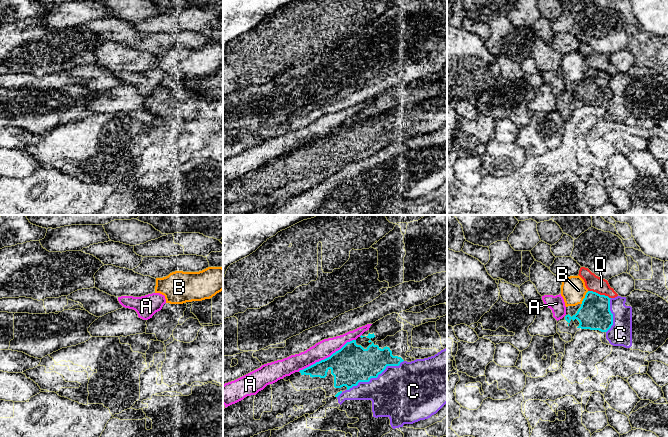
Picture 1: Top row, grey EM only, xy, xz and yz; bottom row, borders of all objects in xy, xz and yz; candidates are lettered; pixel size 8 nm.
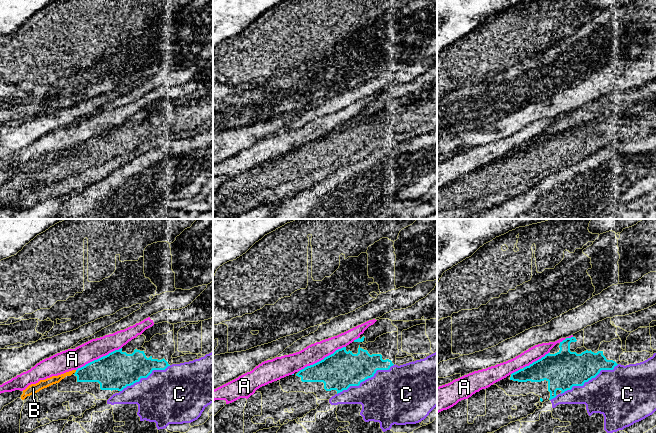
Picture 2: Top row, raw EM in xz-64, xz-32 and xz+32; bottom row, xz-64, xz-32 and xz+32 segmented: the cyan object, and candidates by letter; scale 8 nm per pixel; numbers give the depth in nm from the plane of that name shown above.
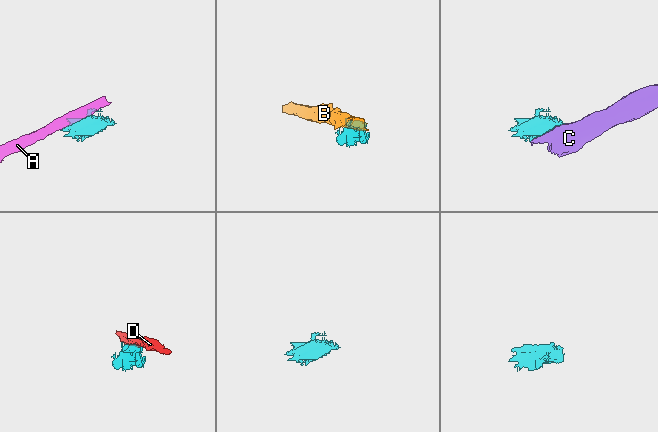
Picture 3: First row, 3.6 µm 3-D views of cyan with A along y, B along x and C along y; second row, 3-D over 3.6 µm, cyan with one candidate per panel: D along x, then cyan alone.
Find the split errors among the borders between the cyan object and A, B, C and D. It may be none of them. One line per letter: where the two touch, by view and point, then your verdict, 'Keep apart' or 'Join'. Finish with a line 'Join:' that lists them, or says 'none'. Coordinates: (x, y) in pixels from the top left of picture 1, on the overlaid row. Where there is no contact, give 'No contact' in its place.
A: Touches cyan at xz (326, 358). Keep apart
B: Touches cyan at yz (584, 298). Keep apart
C: Touches cyan at xz (374, 377). Keep apart
D: Touches cyan at yz (599, 294). Keep apart
Join: none

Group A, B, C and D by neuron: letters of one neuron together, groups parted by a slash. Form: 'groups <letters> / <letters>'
groups A / B / C / D

